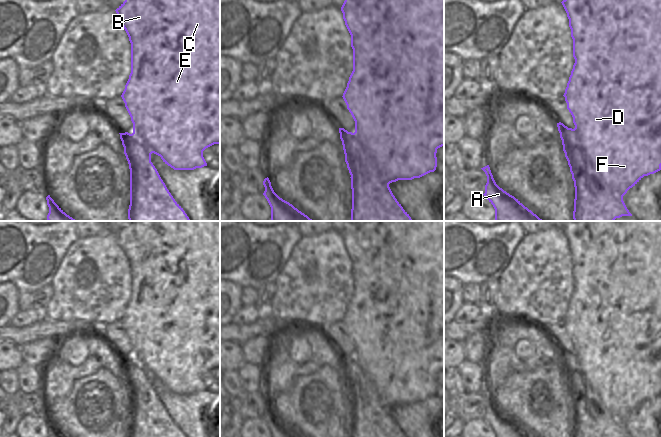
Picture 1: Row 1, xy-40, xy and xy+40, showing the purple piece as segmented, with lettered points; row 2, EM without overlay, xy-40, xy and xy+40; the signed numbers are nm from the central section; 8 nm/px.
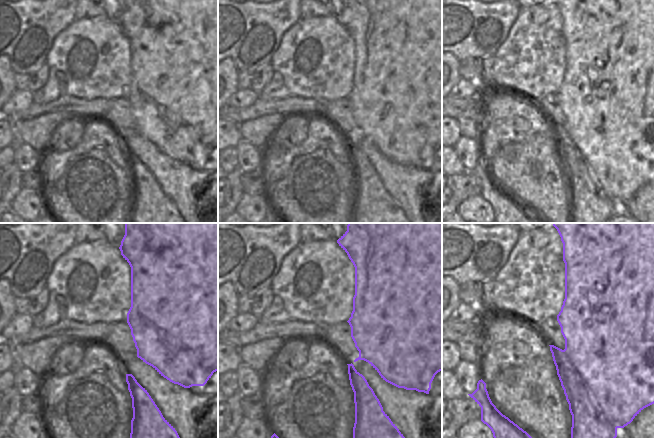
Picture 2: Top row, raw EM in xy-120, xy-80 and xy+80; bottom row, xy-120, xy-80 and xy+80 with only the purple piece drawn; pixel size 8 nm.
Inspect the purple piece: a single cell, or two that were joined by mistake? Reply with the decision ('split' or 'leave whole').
split

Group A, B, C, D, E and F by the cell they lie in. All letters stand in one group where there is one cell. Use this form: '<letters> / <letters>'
A / B C D E F

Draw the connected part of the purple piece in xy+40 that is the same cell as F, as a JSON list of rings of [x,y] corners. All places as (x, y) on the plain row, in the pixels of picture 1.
[[[567,221],[561,227],[569,243],[575,283],[563,319],[575,352],[568,352],[561,346],[557,347],[563,375],[572,400],[582,400],[586,397],[585,383],[588,382],[601,397],[609,412],[616,418],[624,420],[644,400],[661,394],[661,221]]]

